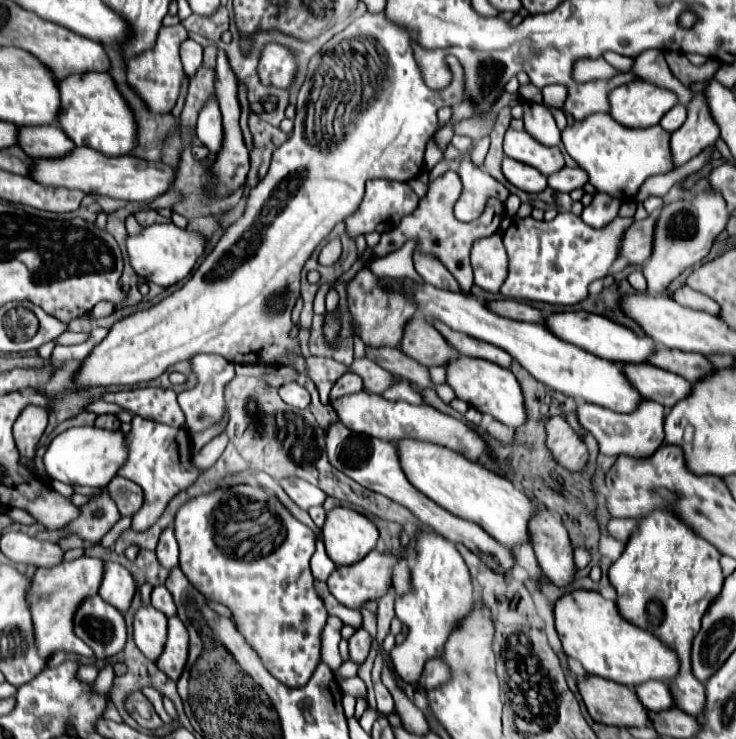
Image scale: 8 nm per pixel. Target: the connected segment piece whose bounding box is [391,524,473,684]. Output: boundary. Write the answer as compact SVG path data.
M419 524L415 534L415 564L411 568L411 588L403 596L395 596L395 614L409 628L407 640L391 650L391 660L397 674L407 684L417 684L425 660L439 656L455 620L471 610L473 582L469 568L459 554L457 546L437 534L435 530Z

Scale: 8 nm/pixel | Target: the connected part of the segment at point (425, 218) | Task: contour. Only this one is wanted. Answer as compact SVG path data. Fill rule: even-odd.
M449 170L443 176L439 176L437 180L429 182L429 190L427 190L425 198L419 200L419 206L415 208L415 212L401 218L399 226L393 228L391 232L381 234L381 242L373 248L375 258L385 256L385 254L401 248L407 240L415 238L419 242L417 248L437 256L447 266L447 270L457 278L461 290L469 292L473 286L473 270L469 264L471 246L475 240L491 236L497 232L497 228L501 226L501 216L505 216L505 206L499 200L493 200L493 206L485 206L483 214L475 222L463 224L463 222L455 220L455 216L453 216L453 206L455 206L457 198L461 196L461 190L463 190L463 184L461 184L461 178L457 176L455 170Z

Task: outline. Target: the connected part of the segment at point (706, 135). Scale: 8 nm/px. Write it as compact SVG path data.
M697 94L691 104L687 104L689 116L685 124L671 134L671 158L675 168L683 166L691 158L699 156L705 148L713 146L719 128L715 128L715 122L711 116L707 116L707 104L703 100L703 94Z

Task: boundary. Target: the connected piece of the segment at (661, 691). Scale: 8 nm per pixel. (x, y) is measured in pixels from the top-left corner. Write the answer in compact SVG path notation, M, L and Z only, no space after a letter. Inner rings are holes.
M651 680L651 684L643 684L643 688L637 688L637 692L639 692L639 700L643 700L643 704L647 704L651 712L669 710L675 706L673 694L667 684L659 684Z

